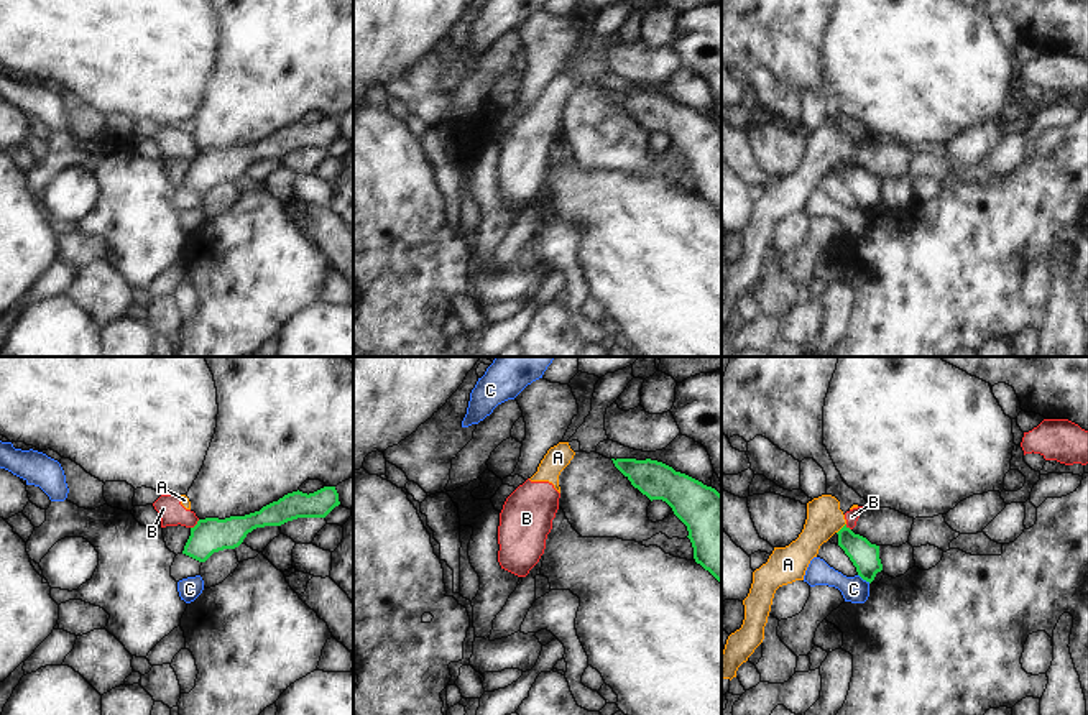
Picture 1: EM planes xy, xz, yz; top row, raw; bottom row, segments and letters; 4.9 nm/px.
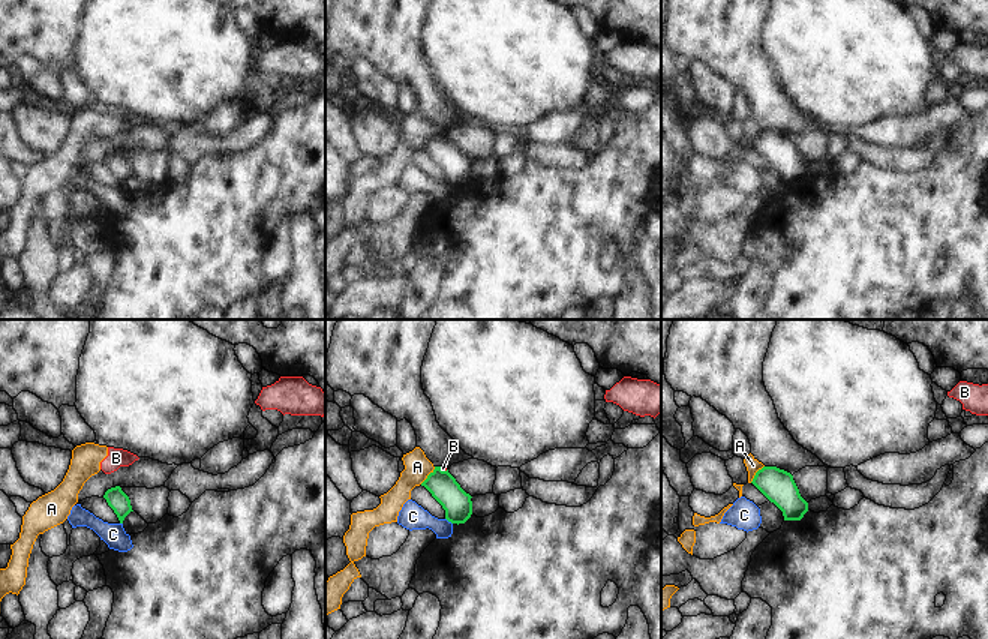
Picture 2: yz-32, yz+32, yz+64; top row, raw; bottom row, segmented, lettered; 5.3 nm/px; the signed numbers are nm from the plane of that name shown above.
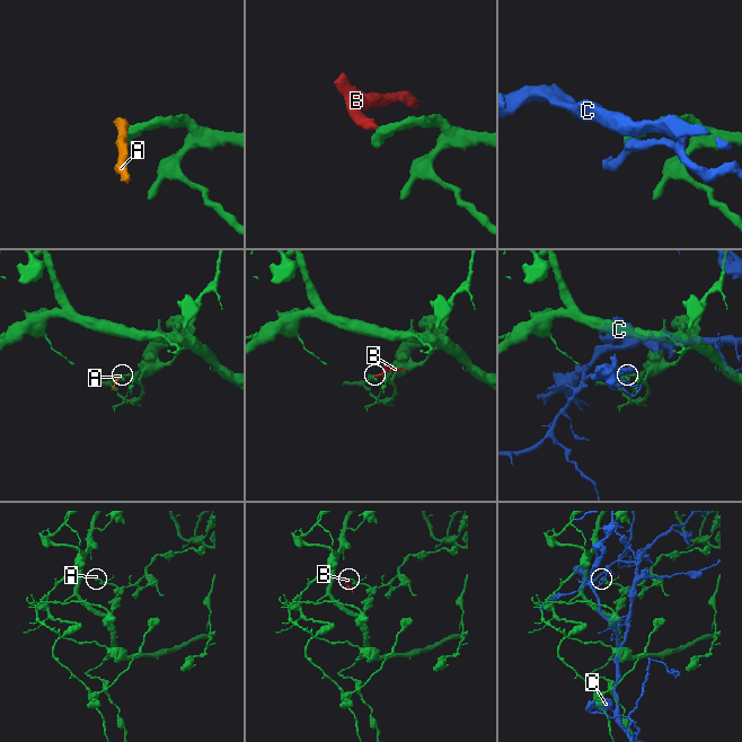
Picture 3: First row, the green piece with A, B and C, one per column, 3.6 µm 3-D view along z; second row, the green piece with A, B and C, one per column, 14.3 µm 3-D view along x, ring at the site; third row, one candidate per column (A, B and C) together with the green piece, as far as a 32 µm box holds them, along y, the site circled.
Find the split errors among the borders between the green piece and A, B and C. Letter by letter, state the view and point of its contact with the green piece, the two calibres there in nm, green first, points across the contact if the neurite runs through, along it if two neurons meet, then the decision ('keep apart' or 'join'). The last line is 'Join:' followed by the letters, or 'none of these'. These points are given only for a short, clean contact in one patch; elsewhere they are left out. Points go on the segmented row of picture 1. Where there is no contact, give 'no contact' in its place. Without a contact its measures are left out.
A: yz (842, 528) | 140/180 nm | along yz (845, 523), (837, 533) | keep apart
B: xy (196, 525) | 170/120 nm | along xy (199, 520), (191, 528) | keep apart
C: yz (865, 579) | 140/130 nm | keep apart
Join: none of these

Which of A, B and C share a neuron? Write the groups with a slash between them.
A B / C

